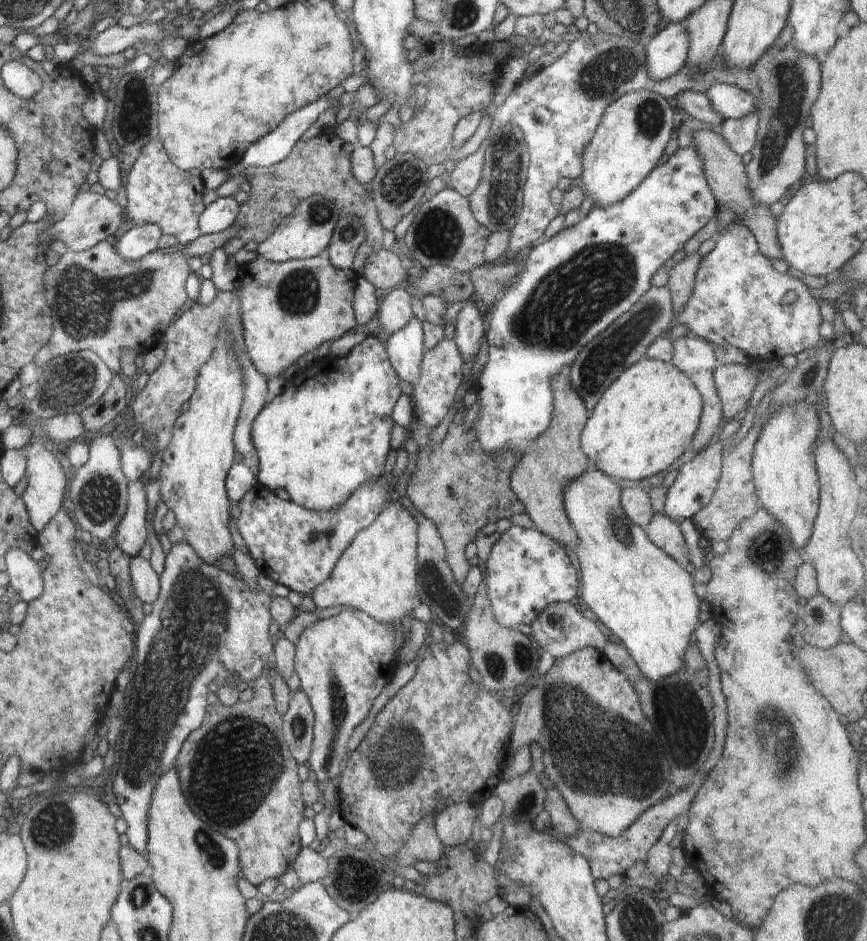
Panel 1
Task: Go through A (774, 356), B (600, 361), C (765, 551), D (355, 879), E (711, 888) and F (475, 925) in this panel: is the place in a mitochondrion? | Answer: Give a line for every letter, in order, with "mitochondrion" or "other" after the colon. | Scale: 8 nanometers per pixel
A: other
B: mitochondrion
C: mitochondrion
D: mitochondrion
E: other
F: other

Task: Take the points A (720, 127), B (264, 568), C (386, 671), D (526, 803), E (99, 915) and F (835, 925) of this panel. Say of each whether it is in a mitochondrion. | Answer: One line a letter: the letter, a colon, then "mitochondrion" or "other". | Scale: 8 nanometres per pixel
A: other
B: other
C: other
D: mitochondrion
E: other
F: mitochondrion

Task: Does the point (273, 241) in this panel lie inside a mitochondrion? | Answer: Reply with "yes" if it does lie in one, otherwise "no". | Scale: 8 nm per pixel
no

